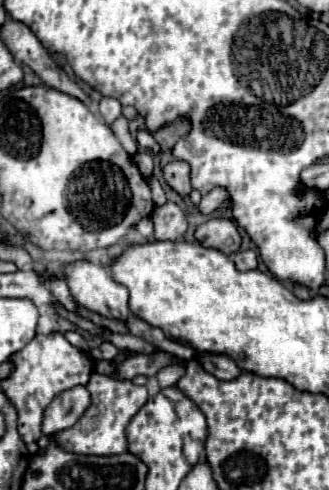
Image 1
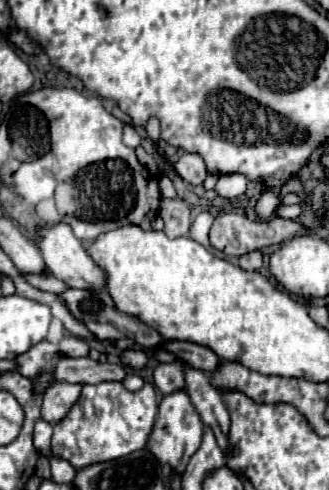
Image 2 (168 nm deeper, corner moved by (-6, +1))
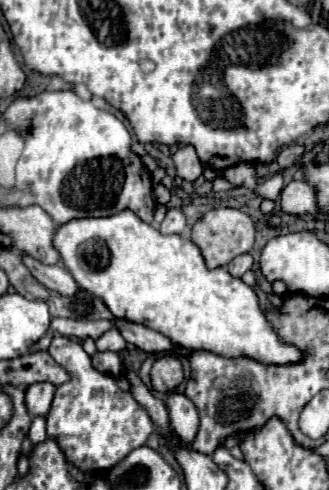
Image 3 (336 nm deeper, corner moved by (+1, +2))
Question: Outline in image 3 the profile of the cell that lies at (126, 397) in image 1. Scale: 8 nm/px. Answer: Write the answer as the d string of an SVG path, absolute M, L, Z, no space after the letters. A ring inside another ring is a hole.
M58 336L52 338L50 354L68 372L70 380L56 386L50 412L46 414L48 438L54 438L64 450L68 462L86 472L104 472L114 468L128 452L146 444L154 432L148 412L132 398L130 392L122 392L116 378L102 374L92 366L91 357L76 338Z

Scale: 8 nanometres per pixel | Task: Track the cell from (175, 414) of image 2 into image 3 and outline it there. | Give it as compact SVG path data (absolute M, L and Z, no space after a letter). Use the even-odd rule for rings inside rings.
M172 392L166 400L170 410L170 424L174 434L182 440L182 444L190 444L198 432L198 412L192 400L188 400L184 394Z

